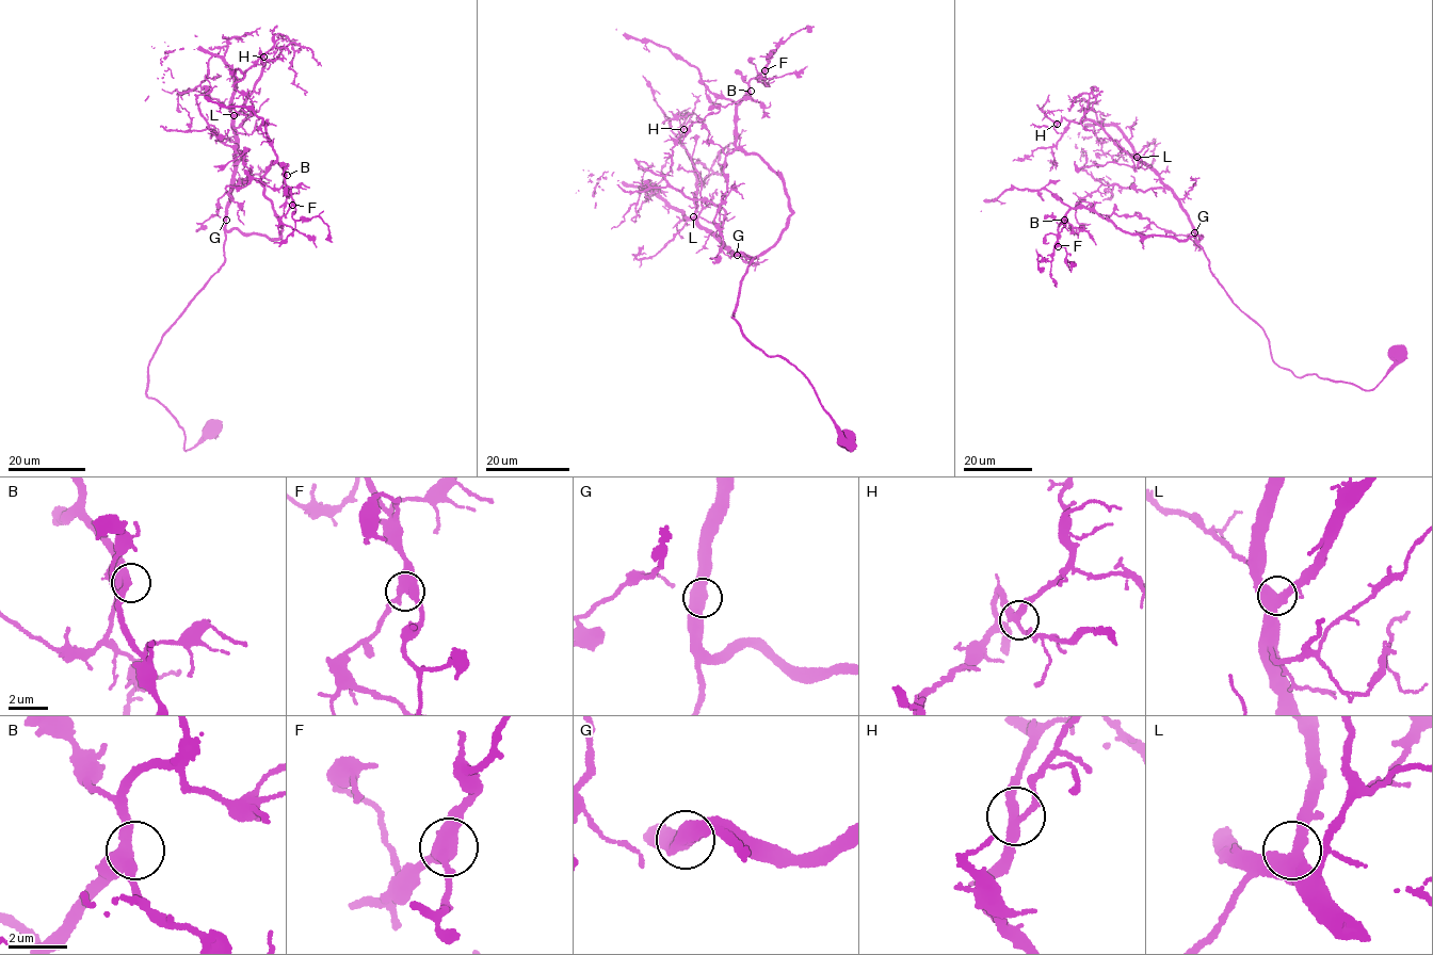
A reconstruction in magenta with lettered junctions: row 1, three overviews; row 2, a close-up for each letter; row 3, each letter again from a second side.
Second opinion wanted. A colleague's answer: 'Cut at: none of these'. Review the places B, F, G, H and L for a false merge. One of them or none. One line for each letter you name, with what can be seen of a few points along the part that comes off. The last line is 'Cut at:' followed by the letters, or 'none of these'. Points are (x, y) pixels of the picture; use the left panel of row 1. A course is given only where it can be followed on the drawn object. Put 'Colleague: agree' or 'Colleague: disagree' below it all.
Cut at: none of these
Colleague: agree

